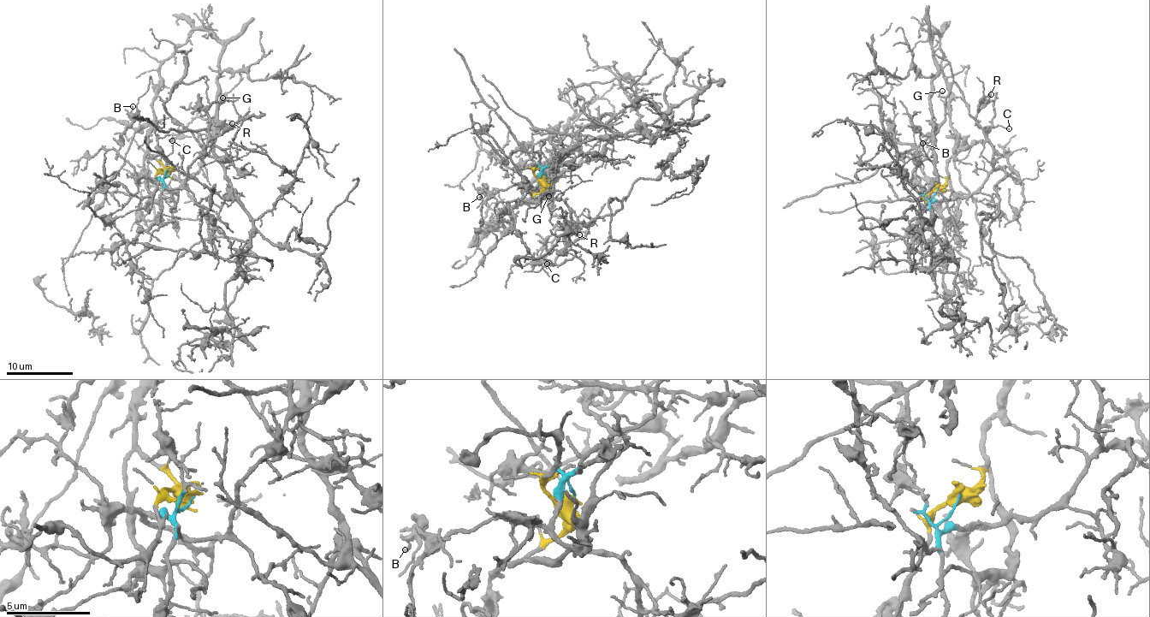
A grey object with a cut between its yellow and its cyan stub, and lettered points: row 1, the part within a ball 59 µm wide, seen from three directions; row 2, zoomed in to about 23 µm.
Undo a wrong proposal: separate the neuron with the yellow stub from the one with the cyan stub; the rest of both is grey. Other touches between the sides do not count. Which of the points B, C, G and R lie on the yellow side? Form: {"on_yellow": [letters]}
{"on_yellow": []}

